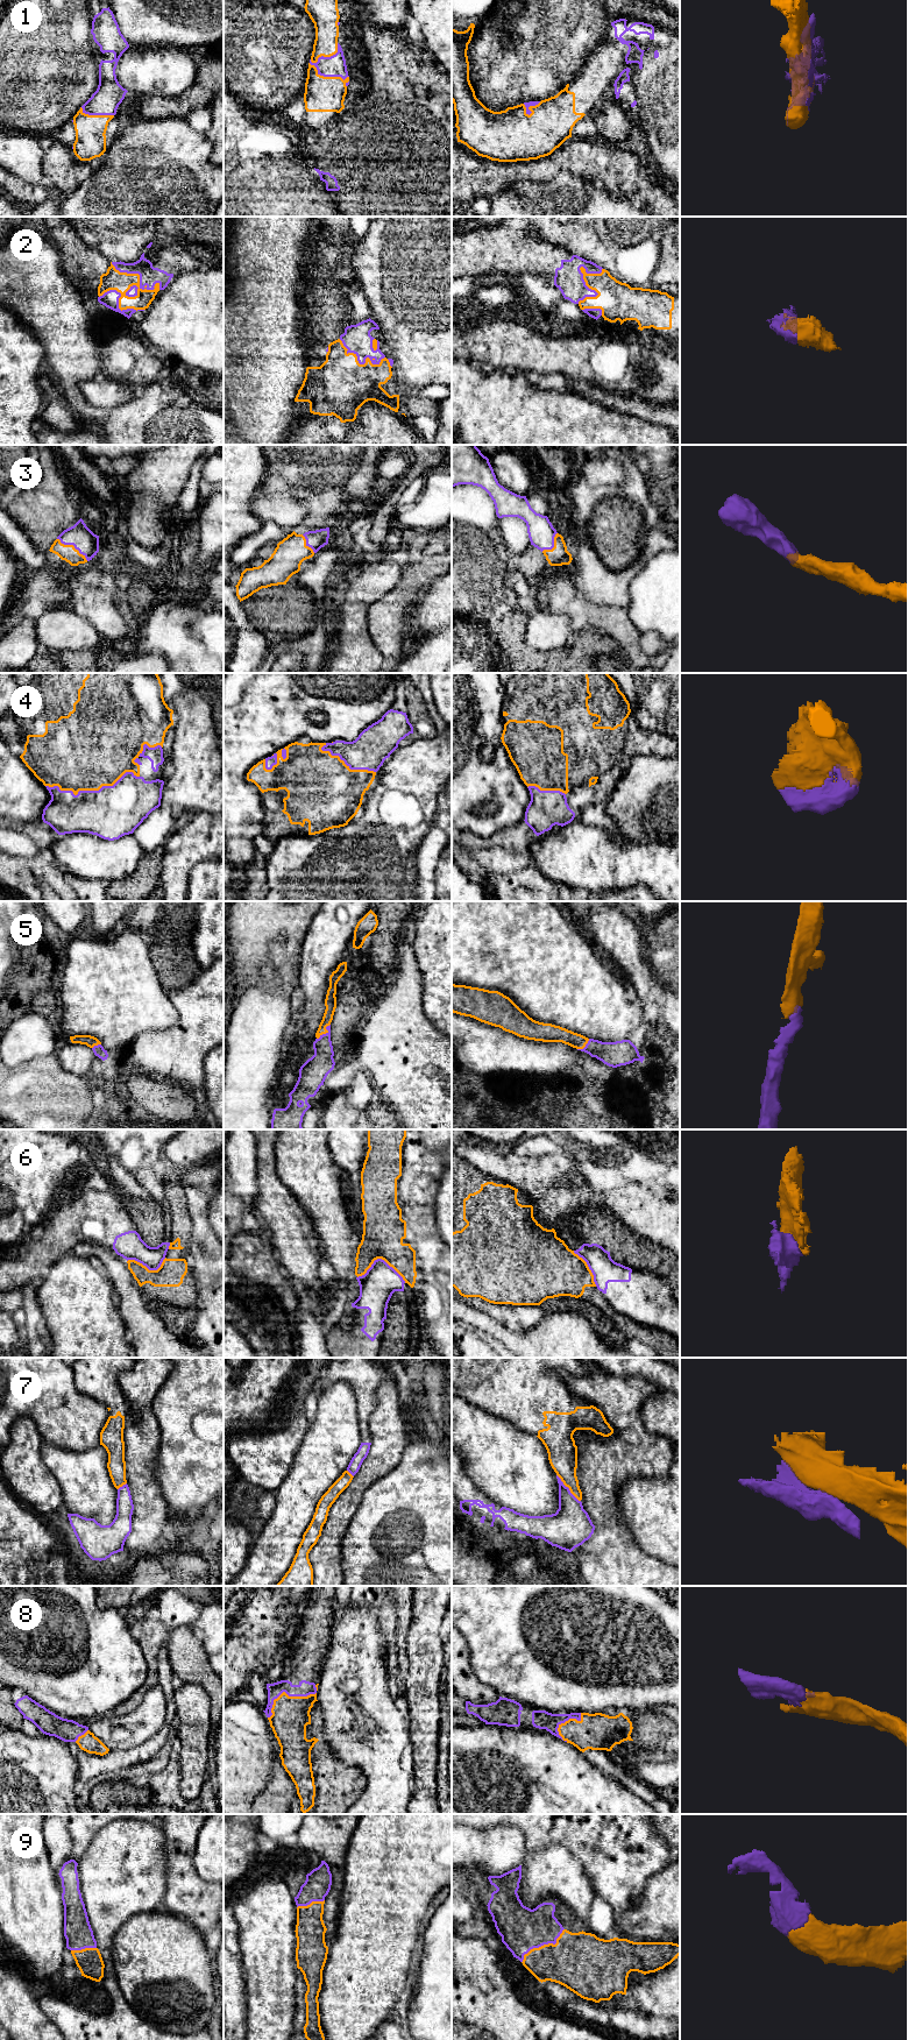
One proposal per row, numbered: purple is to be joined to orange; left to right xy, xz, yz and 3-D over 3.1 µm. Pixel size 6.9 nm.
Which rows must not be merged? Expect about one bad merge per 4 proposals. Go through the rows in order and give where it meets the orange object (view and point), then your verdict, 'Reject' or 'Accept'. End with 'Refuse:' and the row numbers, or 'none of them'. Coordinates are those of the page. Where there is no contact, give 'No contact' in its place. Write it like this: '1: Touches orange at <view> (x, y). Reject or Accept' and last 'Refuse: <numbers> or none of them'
1: Touches orange at xz (327, 77). Accept
2: Touches orange at xy (139, 280). Accept
3: Touches orange at xy (72, 545). Accept
4: Touches orange at xy (92, 790). Accept
5: Touches orange at xz (325, 1033). Accept
6: Touches orange at xz (381, 1258). Reject
7: Touches orange at yz (568, 1487). Reject
8: Touches orange at xz (285, 1693). Accept
9: Touches orange at yz (544, 1945). Accept
Refuse: 6, 7

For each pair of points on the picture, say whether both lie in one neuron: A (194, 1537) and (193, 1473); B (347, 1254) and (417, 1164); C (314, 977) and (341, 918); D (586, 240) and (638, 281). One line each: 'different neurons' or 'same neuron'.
A: different neurons
B: different neurons
C: same neuron
D: same neuron

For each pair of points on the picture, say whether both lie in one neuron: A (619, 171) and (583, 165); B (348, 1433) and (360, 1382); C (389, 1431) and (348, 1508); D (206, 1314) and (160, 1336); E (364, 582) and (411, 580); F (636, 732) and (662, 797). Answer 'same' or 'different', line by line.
A: same
B: different
C: same
D: different
E: different
F: different

